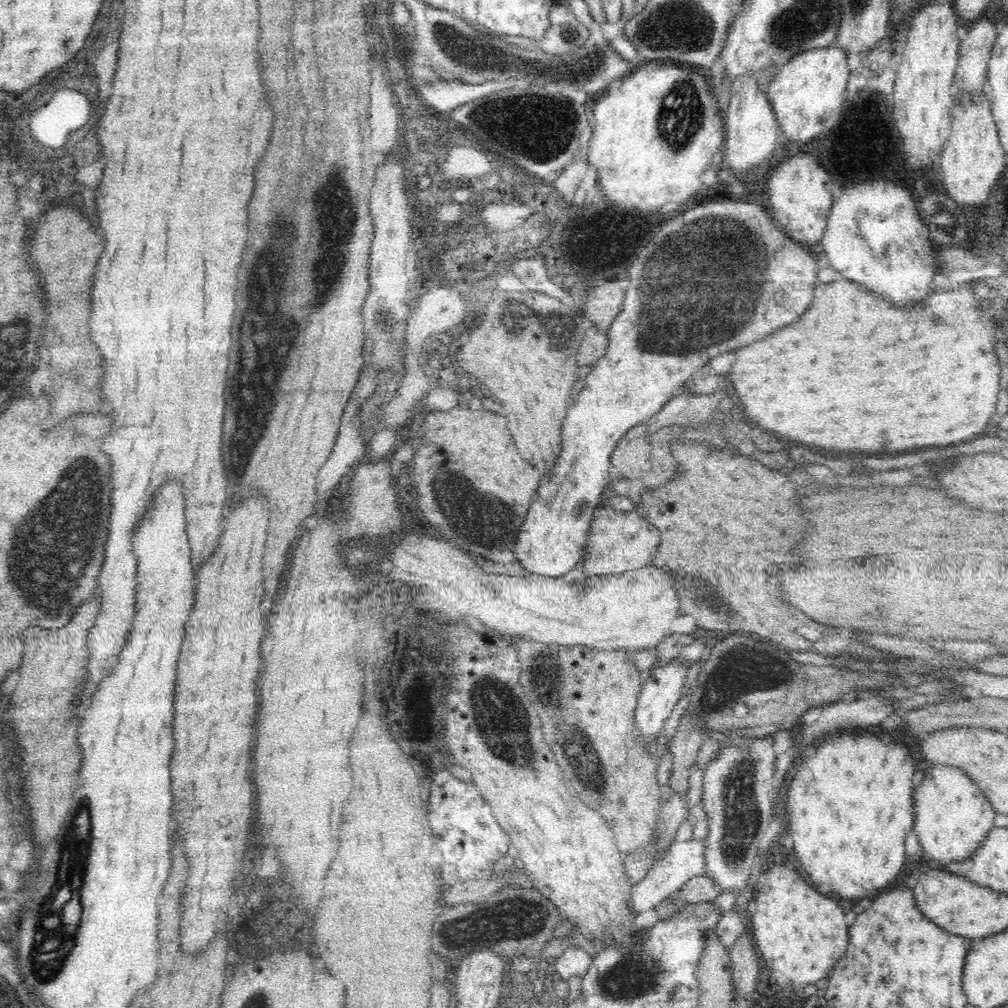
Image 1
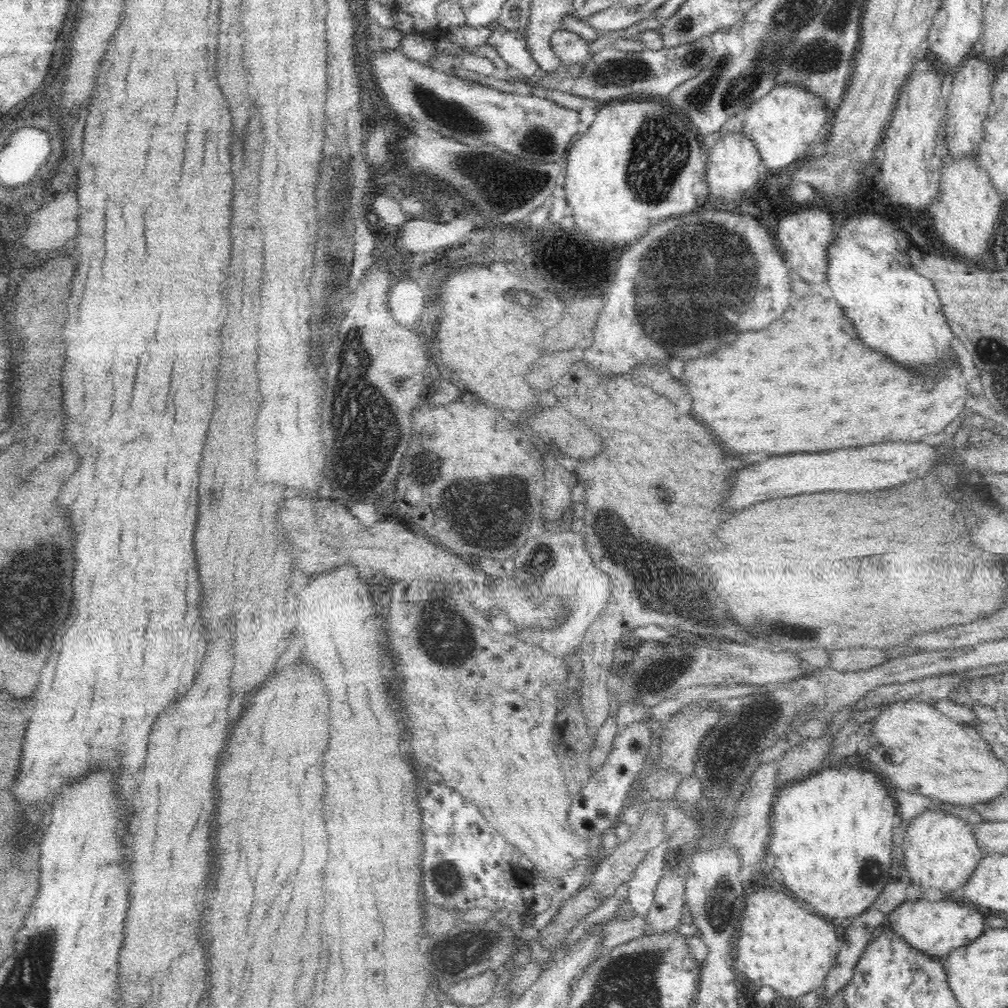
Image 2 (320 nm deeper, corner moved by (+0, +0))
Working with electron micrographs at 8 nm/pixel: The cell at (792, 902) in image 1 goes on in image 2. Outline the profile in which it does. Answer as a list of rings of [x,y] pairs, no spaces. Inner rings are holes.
[[[769,883],[764,887],[758,888],[751,895],[746,895],[746,910],[740,922],[740,940],[737,936],[738,958],[744,964],[744,974],[756,984],[756,980],[760,980],[764,986],[772,986],[778,994],[779,999],[794,998],[799,1000],[804,994],[815,991],[818,986],[823,986],[827,974],[836,964],[840,946],[842,942],[838,942],[836,930],[830,922],[812,916],[808,912],[804,912],[800,906],[796,906],[788,895],[782,892],[772,892],[769,889]]]

